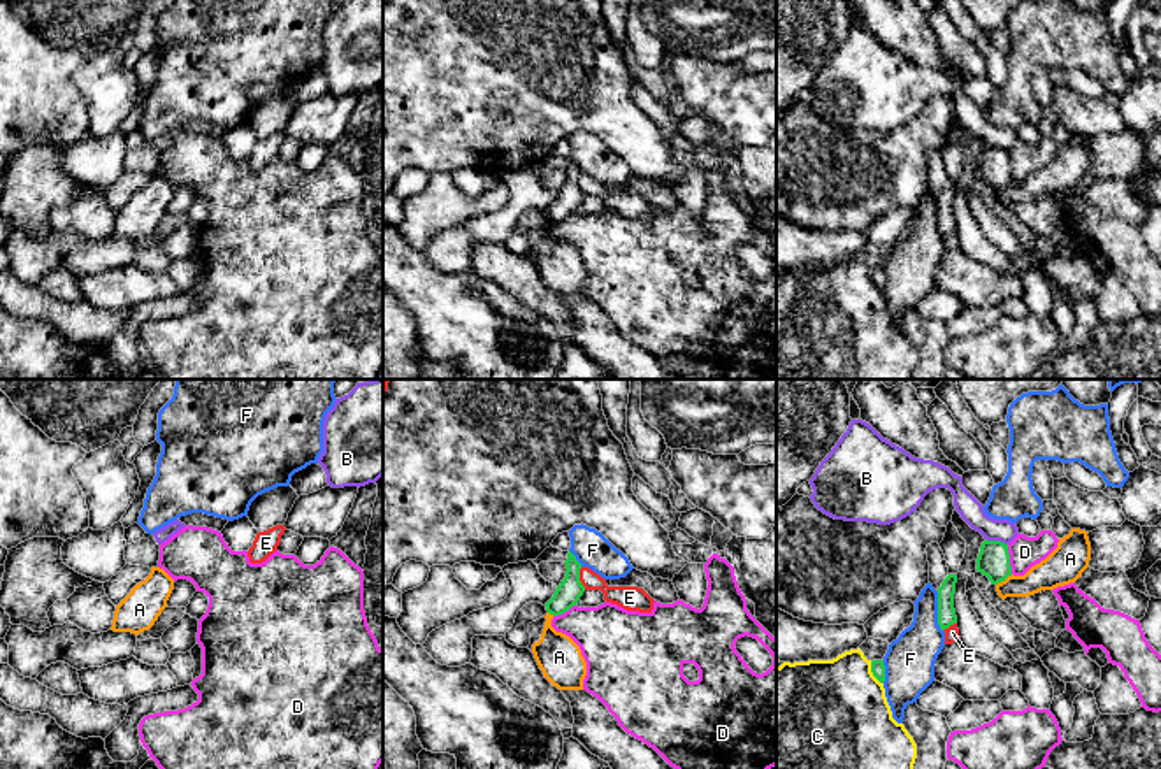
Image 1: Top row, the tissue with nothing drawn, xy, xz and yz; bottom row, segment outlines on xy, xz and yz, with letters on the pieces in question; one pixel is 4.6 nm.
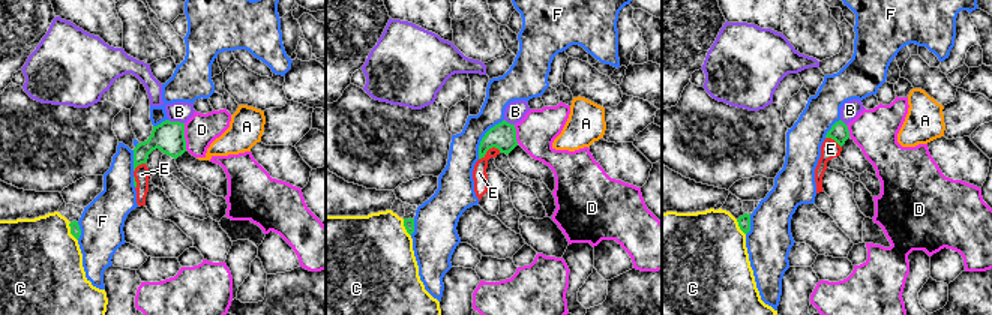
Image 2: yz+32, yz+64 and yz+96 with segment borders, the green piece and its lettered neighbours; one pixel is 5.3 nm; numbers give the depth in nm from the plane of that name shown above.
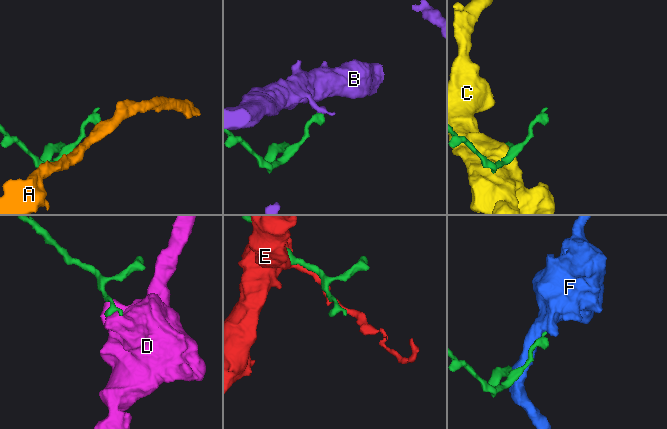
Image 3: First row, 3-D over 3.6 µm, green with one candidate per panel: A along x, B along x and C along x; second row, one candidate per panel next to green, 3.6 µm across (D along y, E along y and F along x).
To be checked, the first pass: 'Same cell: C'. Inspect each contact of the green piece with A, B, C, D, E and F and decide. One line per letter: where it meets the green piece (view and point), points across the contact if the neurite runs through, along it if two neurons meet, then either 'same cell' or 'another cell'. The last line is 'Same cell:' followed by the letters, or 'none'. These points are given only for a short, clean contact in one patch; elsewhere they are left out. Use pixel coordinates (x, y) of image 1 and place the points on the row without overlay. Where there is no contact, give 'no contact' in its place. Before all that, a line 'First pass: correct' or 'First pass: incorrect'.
First pass: incorrect
A: meets green in yz at (1003, 186); border along yz (1012, 181), (996, 192); another cell
B: meets green in yz at (996, 148); another cell
C: meets green in yz at (872, 278); another cell
D: meets green in yz at (1009, 165); border along yz (1007, 151), (1012, 179); another cell
E: meets green in xz at (578, 185); another cell
F: meets green in yz at (938, 218); another cell
Same cell: none

